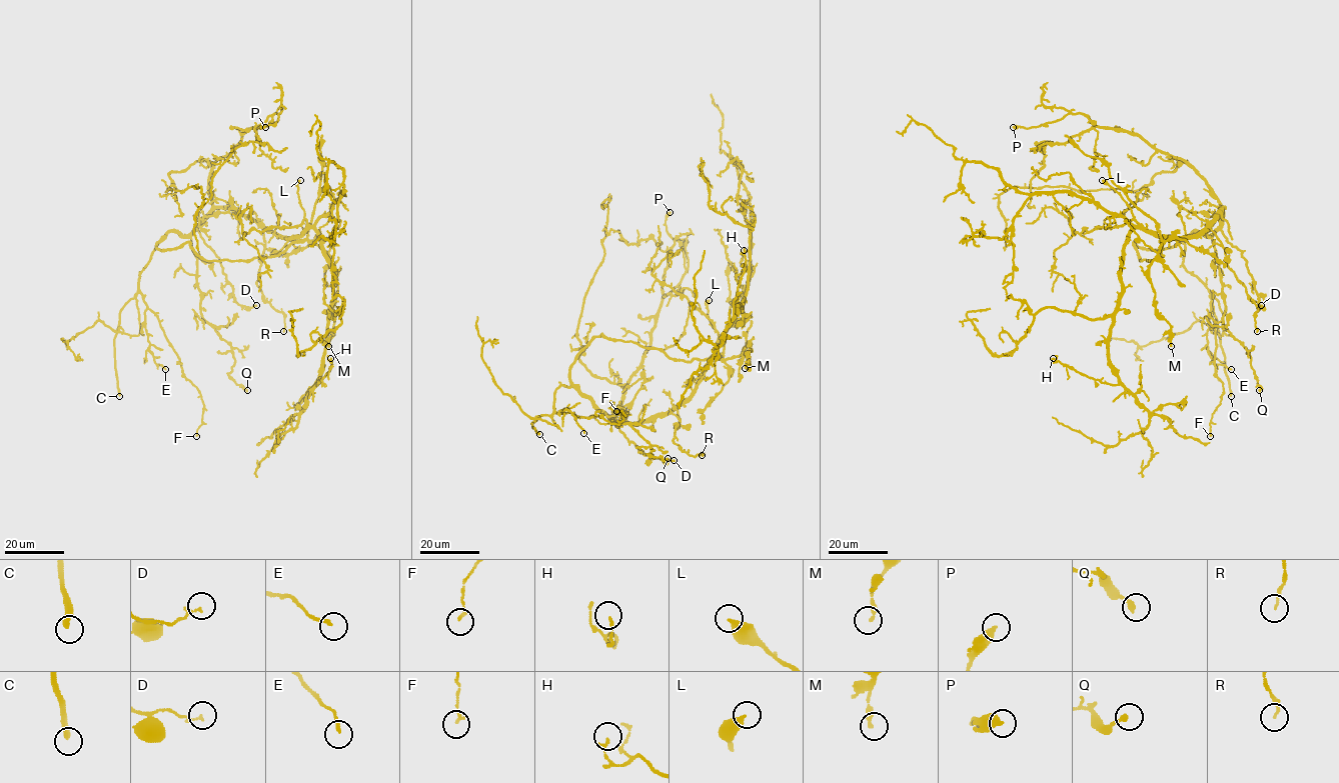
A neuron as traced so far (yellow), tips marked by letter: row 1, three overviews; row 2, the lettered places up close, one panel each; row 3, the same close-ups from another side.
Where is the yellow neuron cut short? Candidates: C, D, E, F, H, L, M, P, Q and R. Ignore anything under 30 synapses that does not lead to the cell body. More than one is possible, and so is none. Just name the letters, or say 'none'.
C

